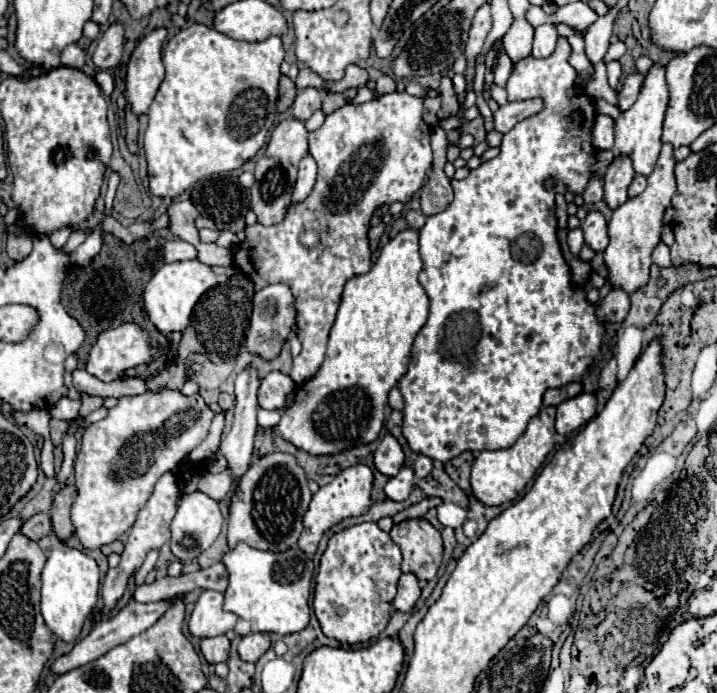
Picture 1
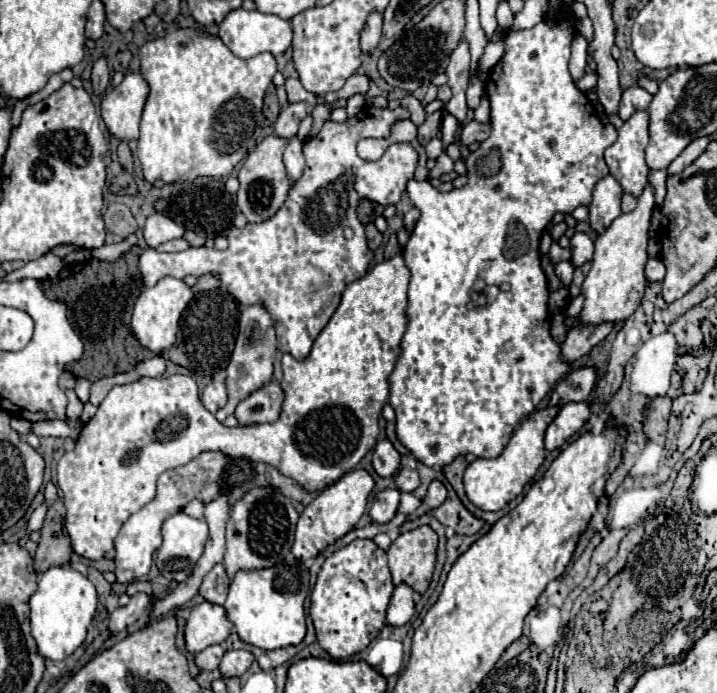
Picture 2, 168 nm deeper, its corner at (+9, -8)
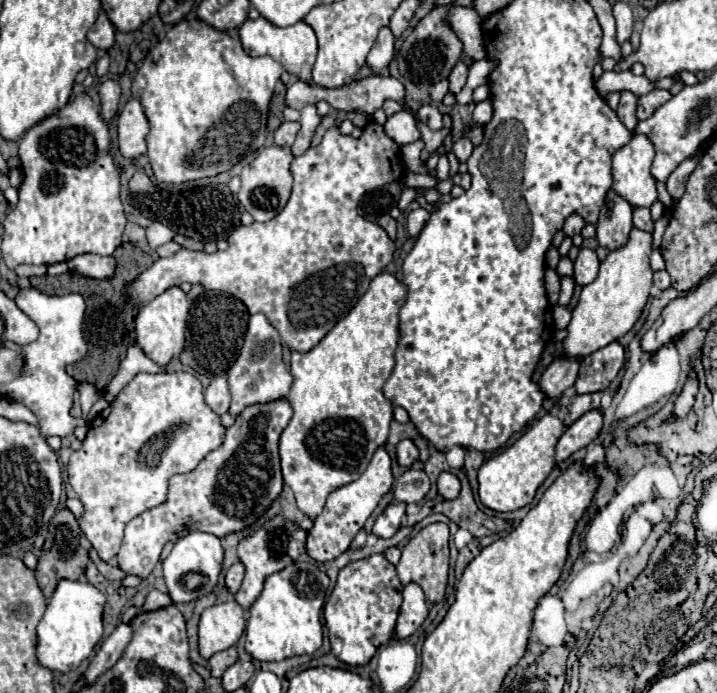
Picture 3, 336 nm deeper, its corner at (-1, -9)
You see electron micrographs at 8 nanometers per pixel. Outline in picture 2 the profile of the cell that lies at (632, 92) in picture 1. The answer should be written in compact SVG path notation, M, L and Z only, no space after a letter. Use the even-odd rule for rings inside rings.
M638 85L628 87L628 89L624 91L624 95L622 95L618 115L620 115L624 121L628 121L636 111L646 109L646 107L650 105L650 101L652 101L652 95L650 95L646 89L642 89L642 87L638 87Z

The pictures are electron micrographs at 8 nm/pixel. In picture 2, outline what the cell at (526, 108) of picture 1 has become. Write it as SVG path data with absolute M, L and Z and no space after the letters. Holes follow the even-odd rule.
M470 121L470 123L466 123L466 125L462 127L458 139L460 139L462 145L470 145L470 143L474 143L474 141L486 139L486 135L490 135L490 125L482 125L482 123L478 123L478 121Z

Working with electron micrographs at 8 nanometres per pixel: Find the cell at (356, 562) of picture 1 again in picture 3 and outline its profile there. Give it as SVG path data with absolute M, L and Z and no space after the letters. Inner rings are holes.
M384 554L354 560L340 570L336 586L324 604L330 646L340 662L350 666L368 664L376 650L394 636L402 604L402 588L404 586L396 576L396 566L388 564Z

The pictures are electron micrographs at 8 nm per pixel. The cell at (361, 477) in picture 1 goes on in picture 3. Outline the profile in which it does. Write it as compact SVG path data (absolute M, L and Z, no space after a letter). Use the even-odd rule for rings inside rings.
M382 446L382 448L376 450L374 458L370 460L368 468L364 470L364 474L358 480L334 490L328 496L322 514L314 520L314 526L308 532L308 538L306 538L308 556L322 564L322 562L334 560L342 552L346 552L350 548L354 536L364 528L366 520L370 518L370 514L378 506L380 498L392 488L392 482L394 482L394 478L392 478L392 470L390 470L390 456Z

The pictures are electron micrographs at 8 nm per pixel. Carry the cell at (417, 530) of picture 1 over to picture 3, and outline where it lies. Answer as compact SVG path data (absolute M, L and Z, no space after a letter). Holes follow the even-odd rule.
M430 524L422 528L414 538L408 540L408 544L402 548L402 558L396 566L400 582L406 586L410 582L416 582L422 586L426 598L430 602L440 602L444 598L446 582L448 582L448 526L446 524Z

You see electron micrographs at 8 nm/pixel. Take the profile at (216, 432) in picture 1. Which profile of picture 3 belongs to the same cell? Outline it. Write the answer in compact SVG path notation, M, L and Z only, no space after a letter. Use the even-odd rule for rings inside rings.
M264 314L250 316L240 356L234 362L234 366L228 370L228 384L230 384L230 392L232 392L232 404L230 404L228 412L232 416L238 416L250 404L270 402L270 400L288 396L290 384L292 384L292 374L286 370L286 366L282 362L280 334L268 322L268 318Z

